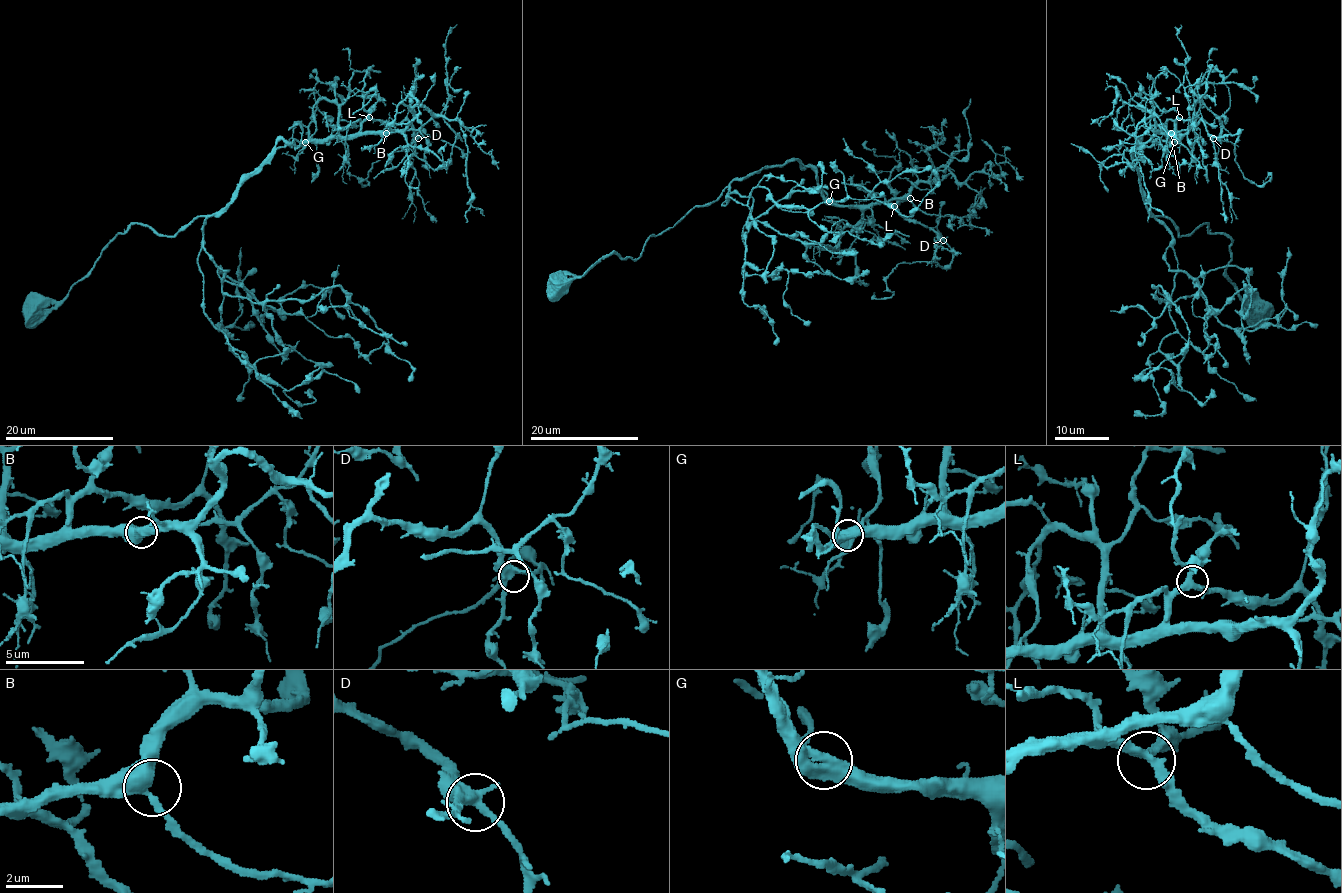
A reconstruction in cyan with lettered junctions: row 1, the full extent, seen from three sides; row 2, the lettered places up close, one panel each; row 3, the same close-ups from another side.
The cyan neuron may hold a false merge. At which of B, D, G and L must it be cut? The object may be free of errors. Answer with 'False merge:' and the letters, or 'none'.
False merge: none

